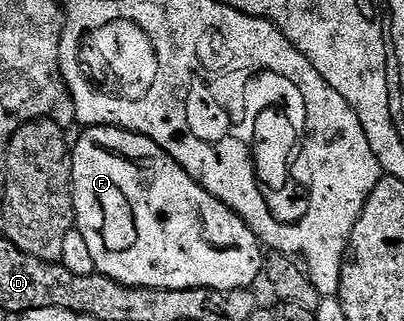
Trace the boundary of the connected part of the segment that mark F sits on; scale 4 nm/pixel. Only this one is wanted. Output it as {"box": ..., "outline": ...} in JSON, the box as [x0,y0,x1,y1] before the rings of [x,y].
{"box":[72,126,262,290],"outline":[[[90,126],[83,131],[80,139],[75,139],[72,152],[72,195],[74,196],[74,212],[76,213],[75,229],[82,232],[82,240],[86,240],[90,252],[94,256],[94,264],[99,273],[105,274],[123,286],[140,288],[162,288],[163,290],[185,290],[186,288],[214,288],[215,290],[243,290],[251,287],[252,281],[262,274],[262,243],[255,232],[243,222],[239,214],[234,213],[226,204],[222,204],[213,194],[206,192],[195,182],[184,169],[171,158],[154,140],[133,130],[122,130],[119,126]]]}

